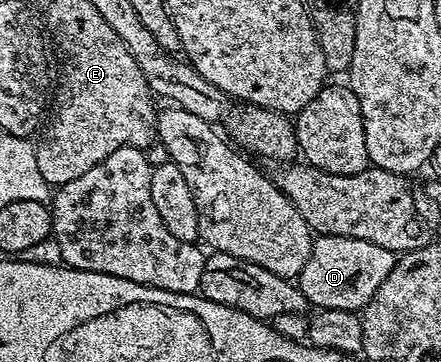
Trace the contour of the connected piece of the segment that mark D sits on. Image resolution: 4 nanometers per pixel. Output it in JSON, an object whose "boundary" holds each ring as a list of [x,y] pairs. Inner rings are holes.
{"boundary":[[[316,235],[310,257],[298,277],[298,285],[309,304],[316,309],[346,309],[359,312],[378,293],[378,285],[390,277],[397,252],[382,249],[370,241],[337,235]]]}

